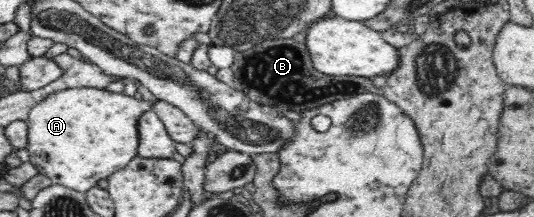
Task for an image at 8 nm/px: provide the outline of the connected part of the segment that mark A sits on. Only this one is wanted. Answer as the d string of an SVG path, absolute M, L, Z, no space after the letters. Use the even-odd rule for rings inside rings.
M66 88L62 91L49 93L31 109L26 120L28 161L36 166L38 173L46 176L52 185L61 185L84 194L99 180L121 170L137 155L138 118L143 112L151 111L153 104L153 101L137 100L123 93L111 93L106 89L99 88Z

